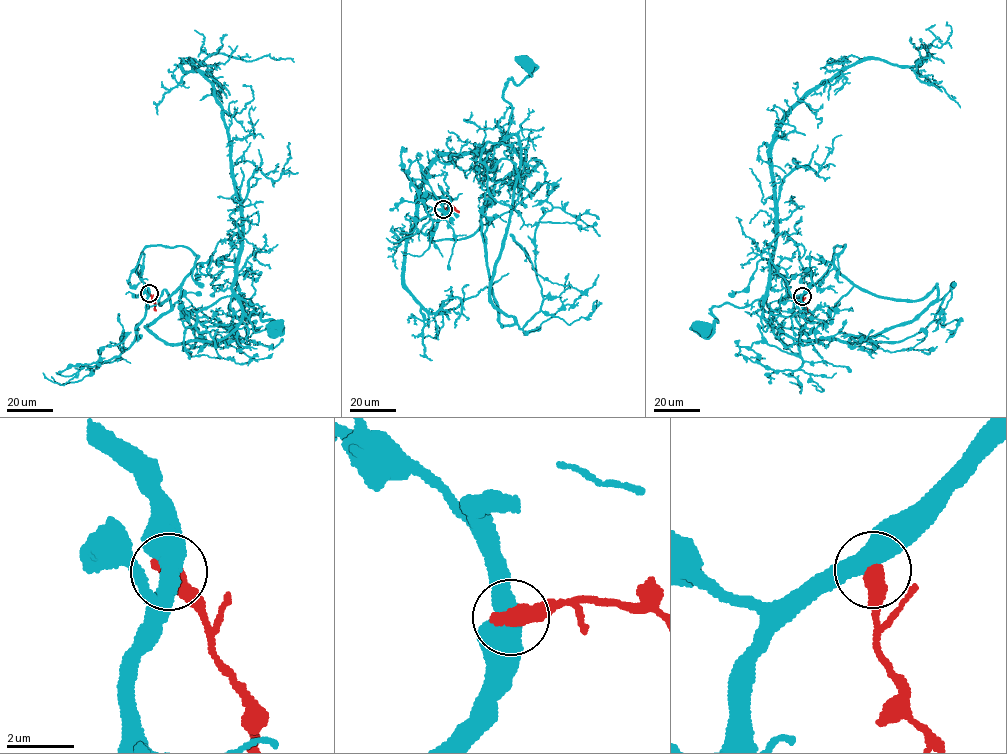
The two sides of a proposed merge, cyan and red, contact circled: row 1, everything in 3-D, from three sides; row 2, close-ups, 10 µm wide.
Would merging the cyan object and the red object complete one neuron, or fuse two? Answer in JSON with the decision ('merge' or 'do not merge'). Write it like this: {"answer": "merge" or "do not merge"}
{"answer": "do not merge"}

